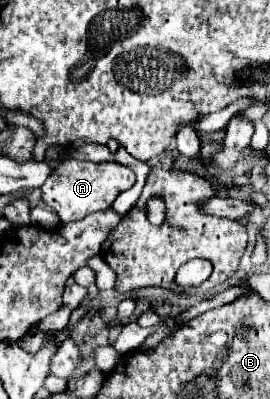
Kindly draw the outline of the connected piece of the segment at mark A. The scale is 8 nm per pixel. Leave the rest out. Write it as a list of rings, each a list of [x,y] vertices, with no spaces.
[[[69,160],[69,164],[65,166],[65,176],[62,176],[62,164],[58,165],[53,170],[53,174],[47,178],[47,182],[41,186],[41,192],[43,192],[43,202],[59,214],[61,222],[75,222],[93,212],[111,208],[113,200],[133,184],[135,184],[135,174],[119,162],[93,164],[93,162]]]

